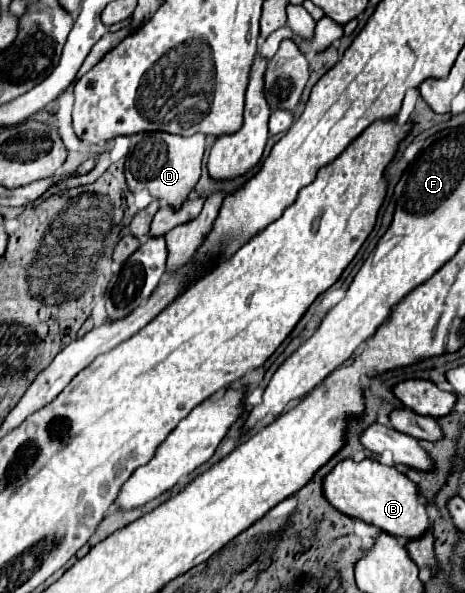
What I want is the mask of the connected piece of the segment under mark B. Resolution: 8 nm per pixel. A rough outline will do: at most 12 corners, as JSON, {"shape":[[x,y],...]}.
{"shape":[[345,458],[323,496],[393,536],[431,526],[415,482],[379,460]]}

